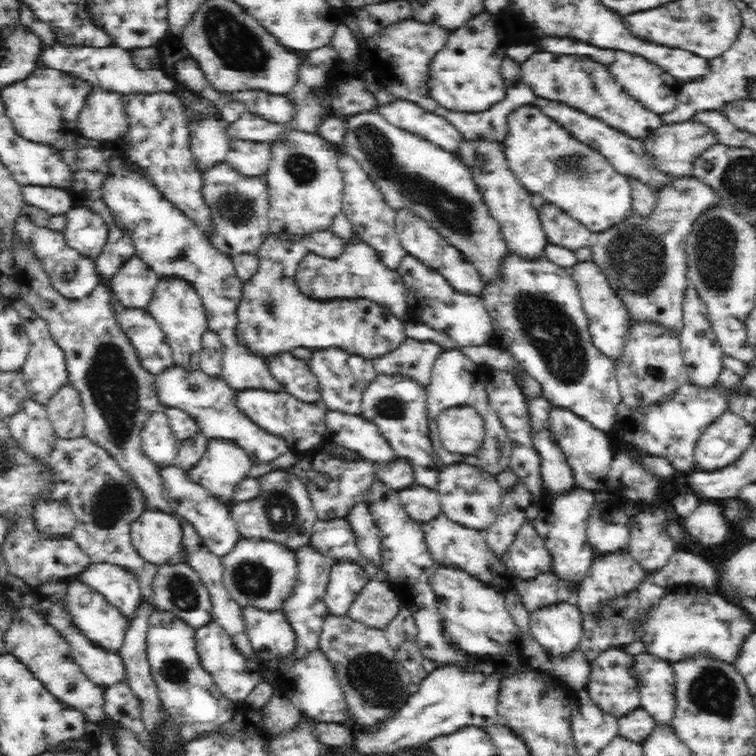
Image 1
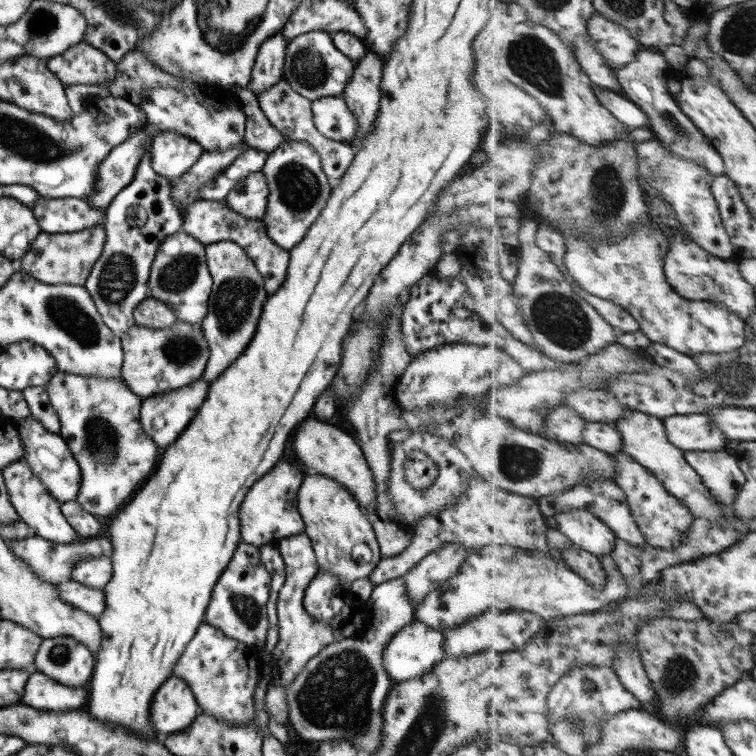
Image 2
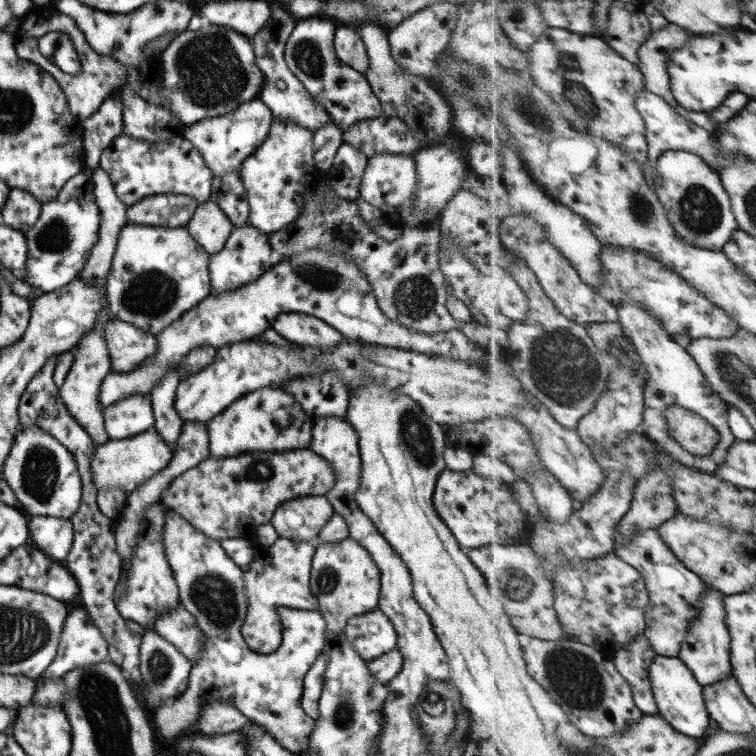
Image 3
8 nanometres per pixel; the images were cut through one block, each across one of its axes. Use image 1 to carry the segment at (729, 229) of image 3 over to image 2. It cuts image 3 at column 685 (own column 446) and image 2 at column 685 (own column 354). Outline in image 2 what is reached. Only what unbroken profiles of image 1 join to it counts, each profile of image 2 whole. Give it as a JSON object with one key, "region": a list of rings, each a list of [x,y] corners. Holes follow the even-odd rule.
{"region":[[[649,49],[638,53],[634,62],[617,69],[617,75],[621,79],[626,96],[648,113],[651,120],[650,129],[656,134],[656,138],[668,150],[682,158],[693,159],[694,162],[700,162],[702,166],[709,168],[714,180],[726,173],[725,158],[711,138],[706,136],[705,131],[682,110],[679,100],[674,102],[675,96],[672,96],[672,91],[668,88],[668,76],[666,76],[668,69],[670,69],[670,64],[666,64],[664,53],[658,49]]]}

